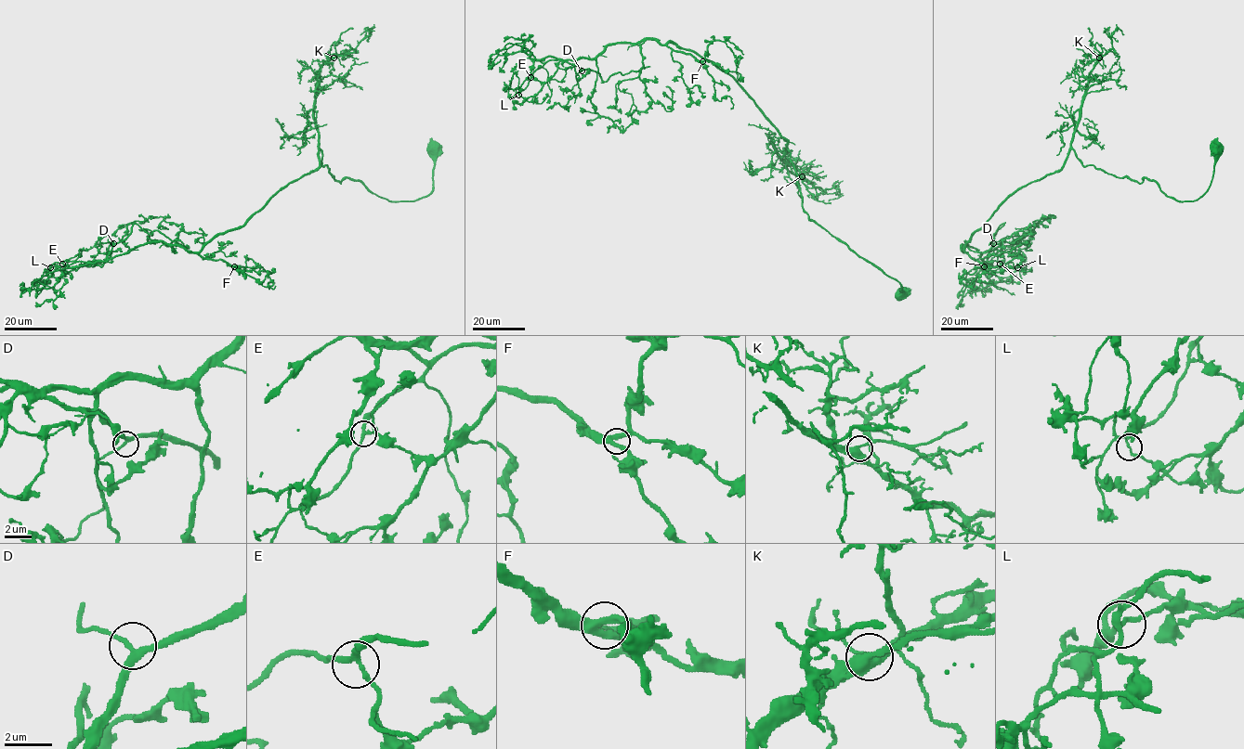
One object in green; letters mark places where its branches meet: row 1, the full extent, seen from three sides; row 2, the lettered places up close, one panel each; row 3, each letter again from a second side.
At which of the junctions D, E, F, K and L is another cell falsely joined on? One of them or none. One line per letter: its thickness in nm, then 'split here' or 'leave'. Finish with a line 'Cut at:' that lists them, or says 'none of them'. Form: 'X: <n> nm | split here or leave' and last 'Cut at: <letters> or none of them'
D: 200 nm | leave
E: 200 nm | leave
F: 280 nm | leave
K: 400 nm | leave
L: 130 nm | split here
Cut at: L

